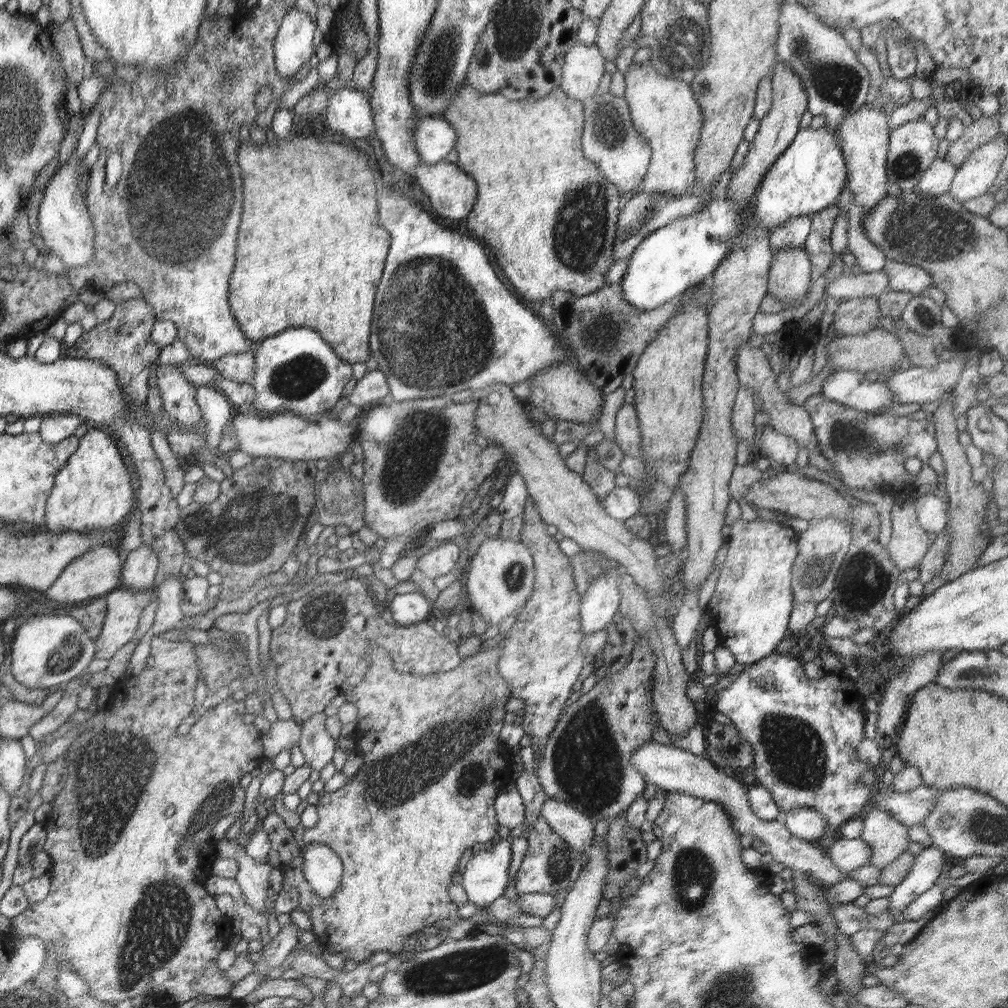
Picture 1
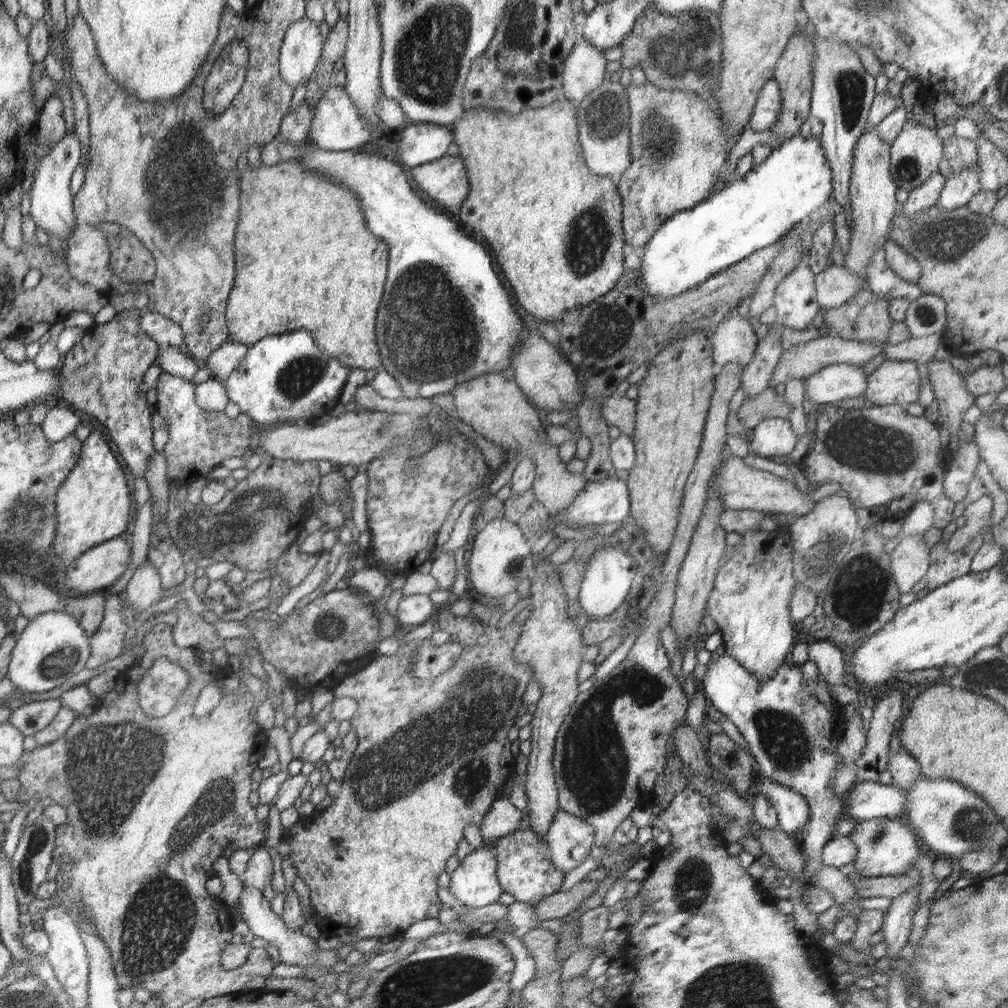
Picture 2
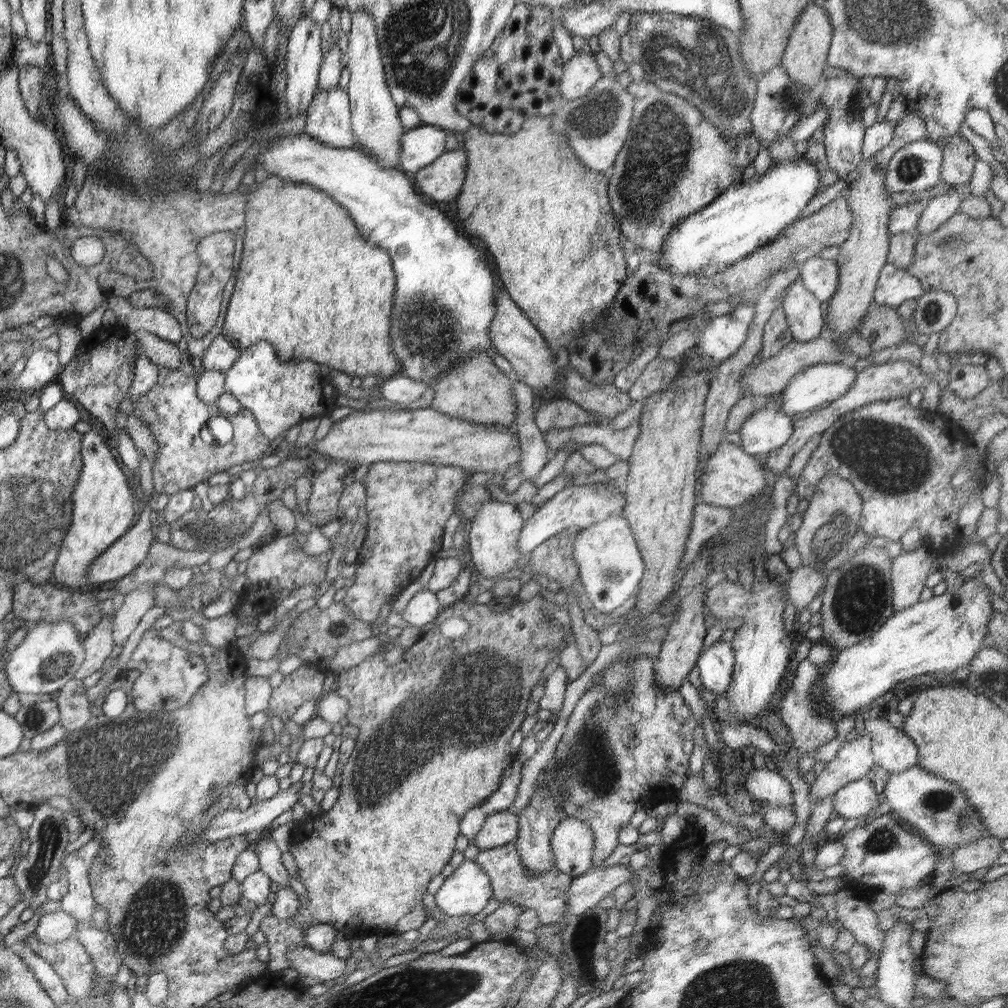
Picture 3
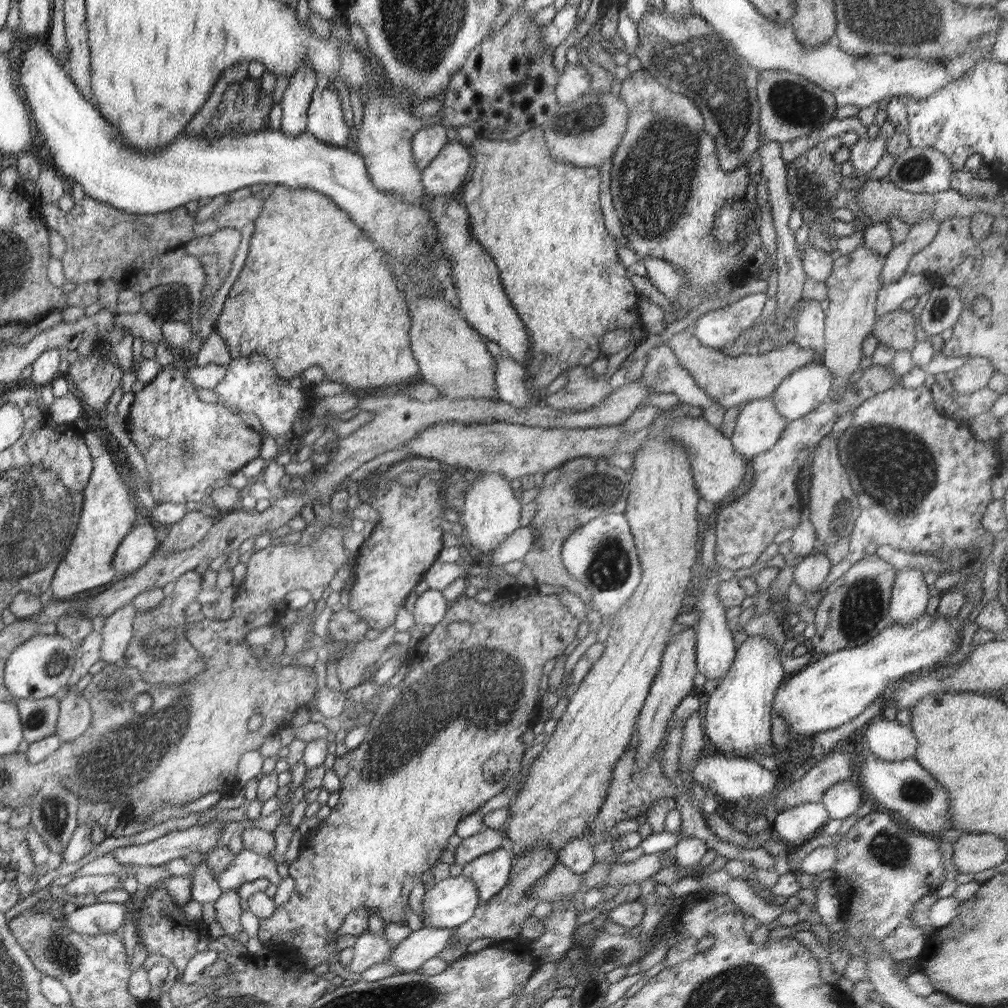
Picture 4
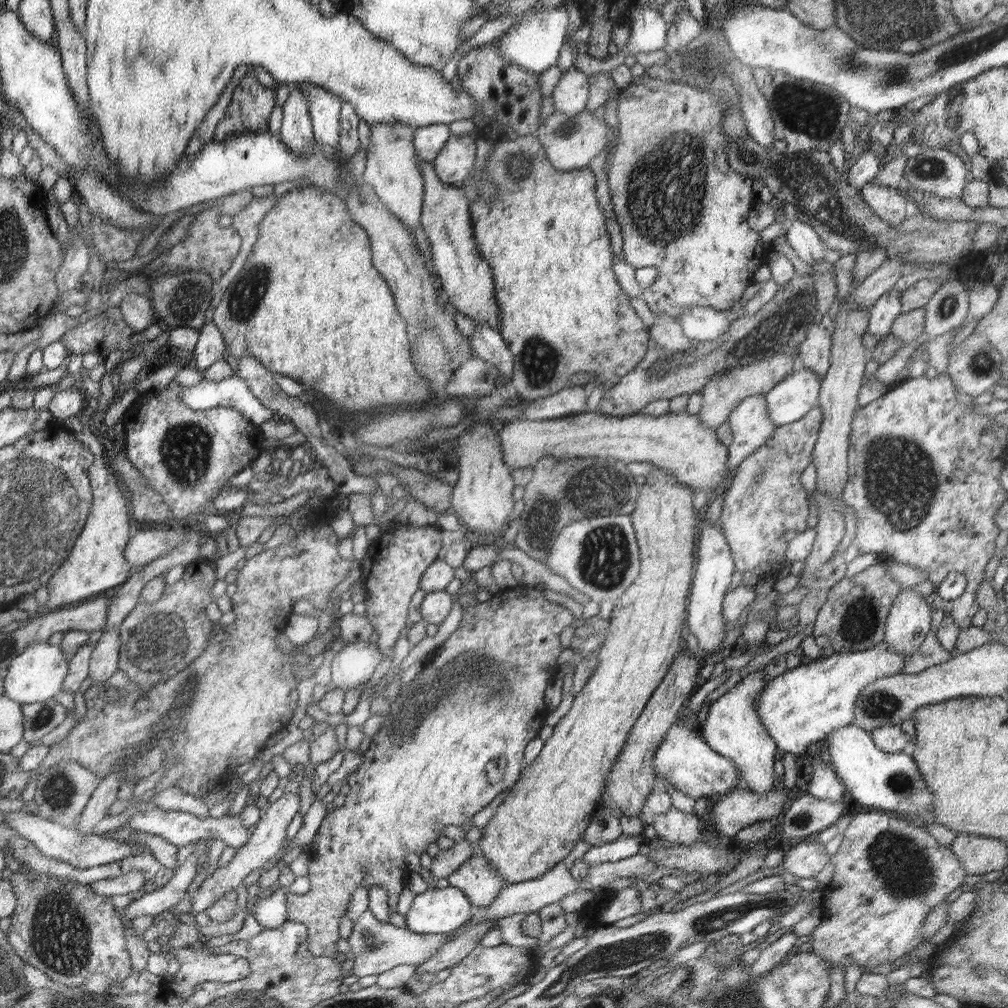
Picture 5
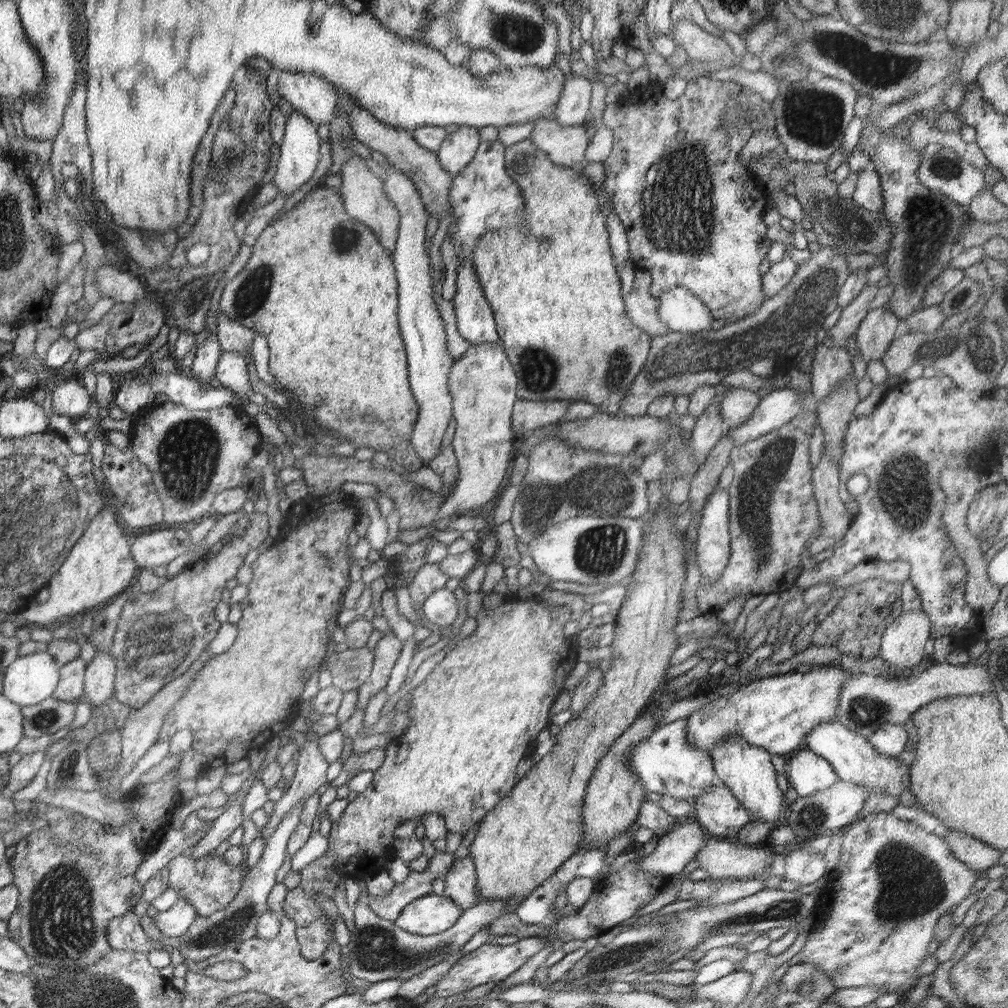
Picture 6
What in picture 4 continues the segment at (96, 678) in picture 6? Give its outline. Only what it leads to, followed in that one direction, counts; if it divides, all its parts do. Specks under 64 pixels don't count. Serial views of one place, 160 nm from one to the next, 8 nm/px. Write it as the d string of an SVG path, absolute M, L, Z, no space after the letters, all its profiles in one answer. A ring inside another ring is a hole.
M130 603L106 617L106 624L100 632L100 636L102 636L100 646L101 660L106 661L108 665L124 661L133 636L132 623L134 623L137 613L140 613L140 610Z

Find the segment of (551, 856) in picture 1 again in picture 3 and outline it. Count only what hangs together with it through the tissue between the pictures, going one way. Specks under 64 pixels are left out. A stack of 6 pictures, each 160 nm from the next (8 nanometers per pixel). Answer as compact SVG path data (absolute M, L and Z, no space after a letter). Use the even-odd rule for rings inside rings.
M514 842L505 845L480 850L475 859L476 864L490 877L493 898L502 902L511 902L524 909L534 909L541 918L541 924L566 924L569 917L566 909L566 897L573 881L573 876L559 872L554 868L551 871L533 875L523 865Z

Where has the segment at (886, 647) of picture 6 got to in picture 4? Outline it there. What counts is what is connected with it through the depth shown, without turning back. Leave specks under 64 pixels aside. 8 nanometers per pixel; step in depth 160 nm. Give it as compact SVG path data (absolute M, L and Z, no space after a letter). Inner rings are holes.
M908 567L897 570L889 602L892 623L908 626L924 616L930 598L930 585L924 570Z

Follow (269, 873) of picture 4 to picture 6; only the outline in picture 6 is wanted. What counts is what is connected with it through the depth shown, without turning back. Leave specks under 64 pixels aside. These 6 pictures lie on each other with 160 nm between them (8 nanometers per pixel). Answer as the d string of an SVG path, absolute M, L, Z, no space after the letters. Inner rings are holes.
M311 734L305 746L299 750L299 757L296 759L298 768L290 787L275 802L273 812L268 815L268 822L259 834L264 840L271 838L291 808L329 782L326 776L330 764L322 756L323 749L319 748L317 740L318 736ZM180 897L166 912L159 912L155 918L156 926L166 936L181 937L199 916L195 906L188 899Z

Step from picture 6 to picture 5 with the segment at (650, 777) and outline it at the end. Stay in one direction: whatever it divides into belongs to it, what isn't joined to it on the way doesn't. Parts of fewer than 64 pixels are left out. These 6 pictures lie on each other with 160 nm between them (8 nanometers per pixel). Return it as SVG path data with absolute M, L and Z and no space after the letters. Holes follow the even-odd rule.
M679 720L668 729L664 742L656 750L652 768L658 782L657 788L661 786L660 782L663 784L666 781L697 799L724 796L739 786L736 764L730 758L713 751L700 734L699 728L689 726L686 722L681 724Z

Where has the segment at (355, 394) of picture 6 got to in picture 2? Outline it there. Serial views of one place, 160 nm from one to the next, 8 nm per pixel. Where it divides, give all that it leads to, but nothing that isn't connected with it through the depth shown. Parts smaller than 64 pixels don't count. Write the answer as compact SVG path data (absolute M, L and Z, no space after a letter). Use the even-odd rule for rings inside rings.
M289 159L273 166L262 163L260 168L249 166L247 171L241 175L240 190L243 190L243 208L238 232L235 233L235 266L237 270L240 266L240 274L236 274L234 288L231 290L226 310L227 325L230 327L230 340L251 346L267 336L304 329L311 331L318 345L332 358L339 359L344 366L352 369L363 368L366 371L370 369L380 370L383 361L376 336L374 336L374 324L376 324L376 313L383 300L386 284L388 244L371 233L359 196L344 185L329 179L326 175L318 171L310 171L298 159Z

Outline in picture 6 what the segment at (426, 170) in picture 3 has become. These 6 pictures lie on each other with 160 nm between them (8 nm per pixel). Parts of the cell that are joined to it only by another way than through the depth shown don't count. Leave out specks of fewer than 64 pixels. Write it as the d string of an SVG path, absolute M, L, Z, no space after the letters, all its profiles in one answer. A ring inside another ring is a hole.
M462 126L457 132L447 134L436 152L437 159L443 169L454 177L474 158L480 144L480 130L472 126Z

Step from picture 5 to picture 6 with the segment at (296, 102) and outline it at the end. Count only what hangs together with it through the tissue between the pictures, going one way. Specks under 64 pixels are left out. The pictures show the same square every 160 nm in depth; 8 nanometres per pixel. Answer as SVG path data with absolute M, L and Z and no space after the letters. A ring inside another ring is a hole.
M292 111L285 116L285 121L284 138L282 138L282 144L280 144L280 157L278 158L278 164L276 164L276 174L271 182L276 184L279 192L285 194L285 197L288 198L292 192L312 178L312 174L316 170L316 164L320 160L321 139L316 134L317 124L314 124L298 111Z

